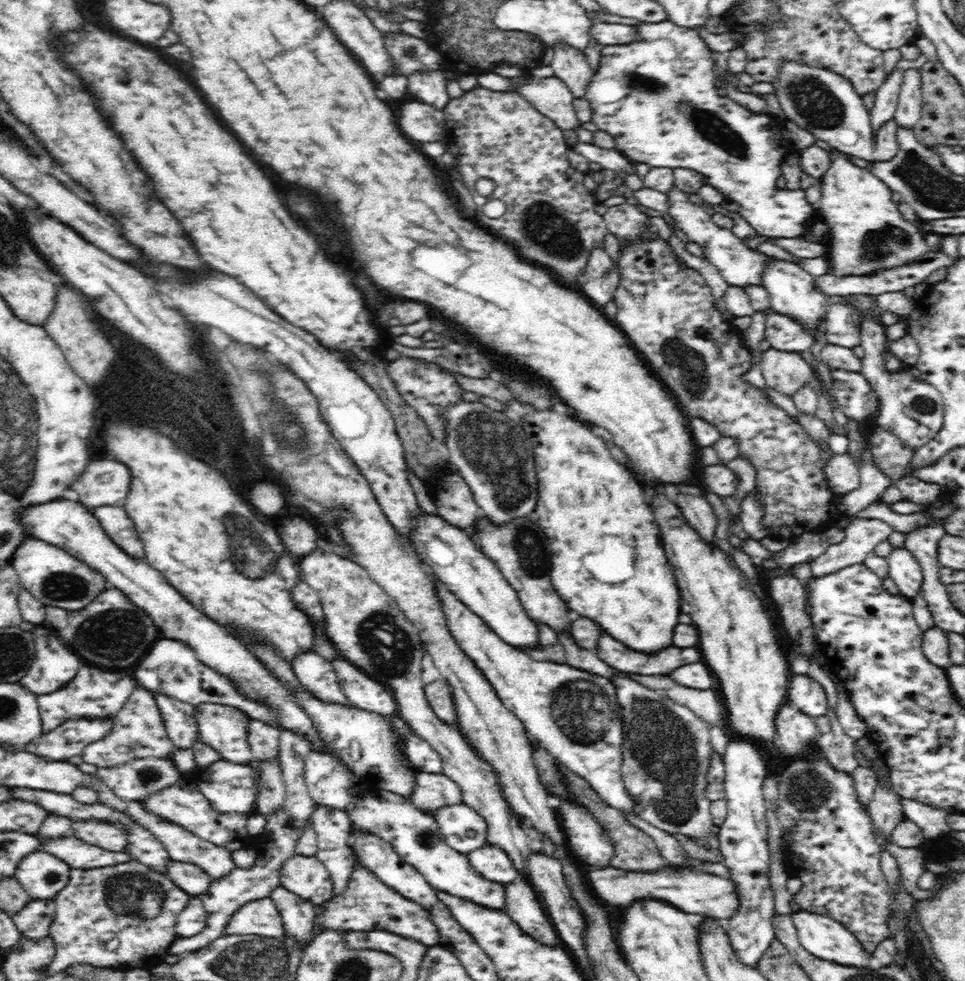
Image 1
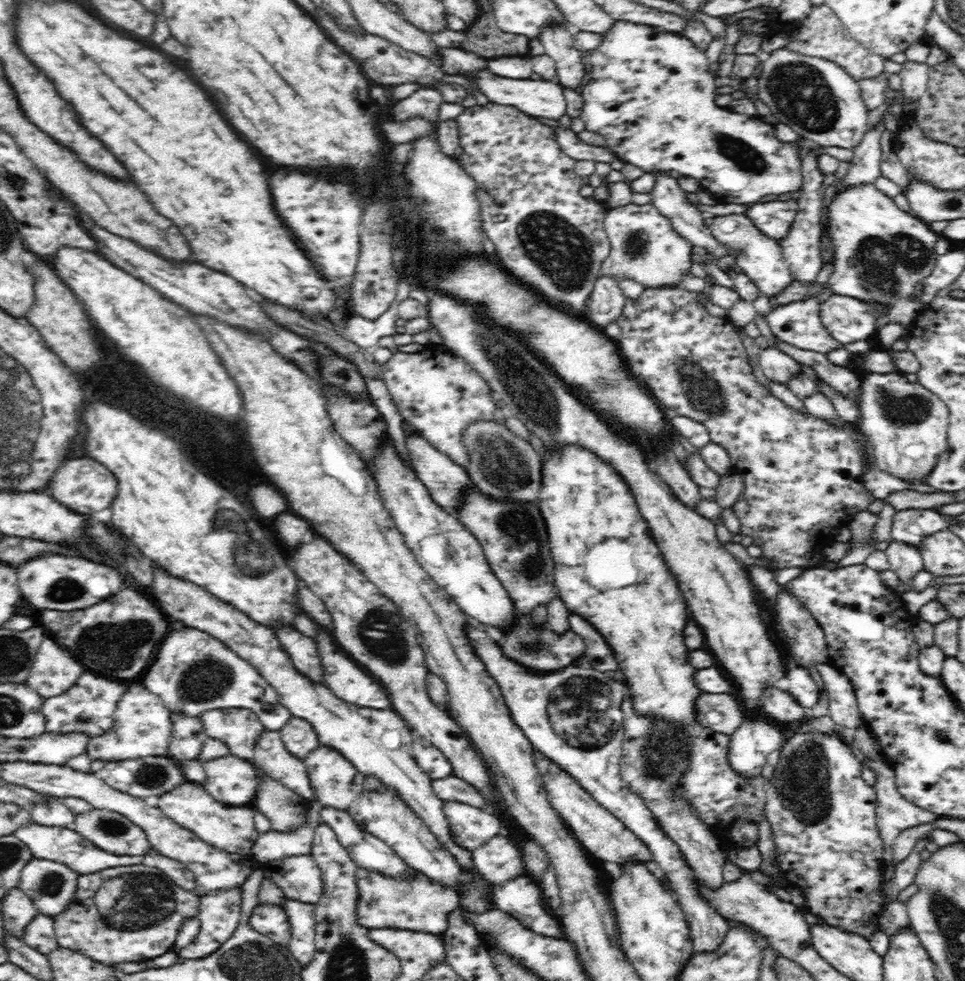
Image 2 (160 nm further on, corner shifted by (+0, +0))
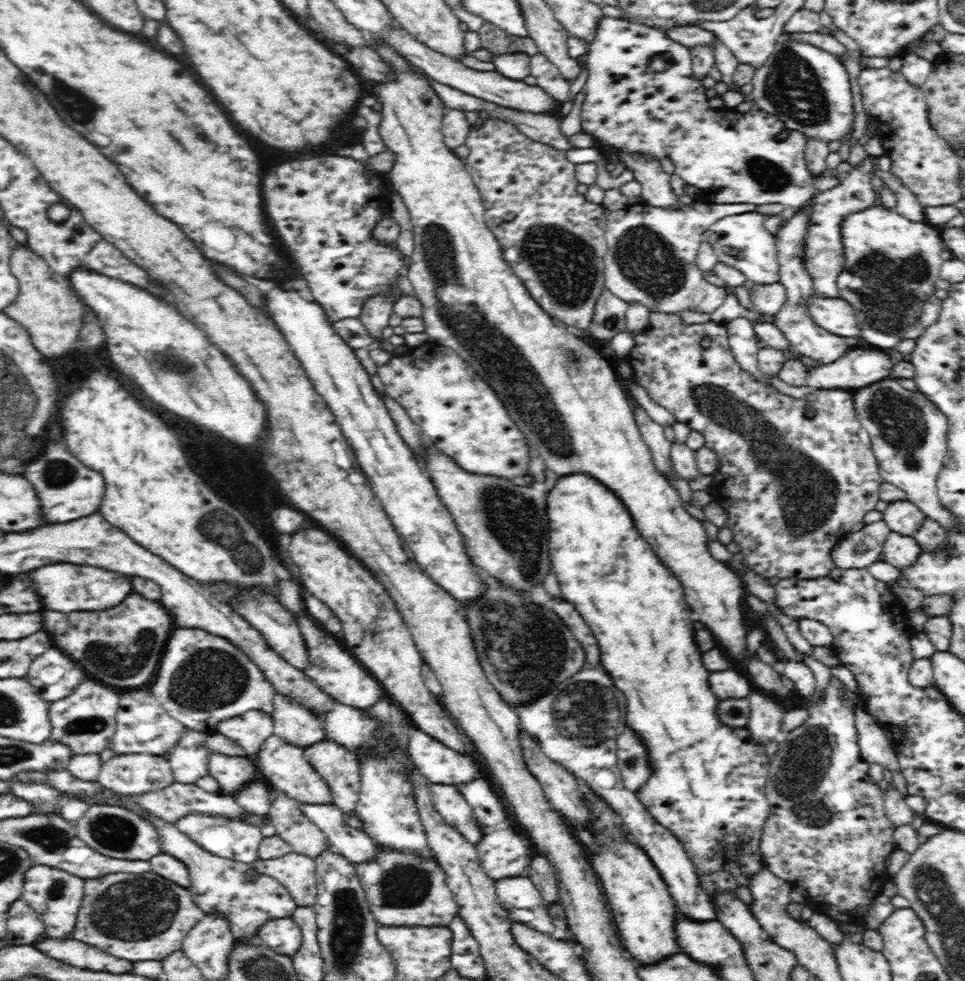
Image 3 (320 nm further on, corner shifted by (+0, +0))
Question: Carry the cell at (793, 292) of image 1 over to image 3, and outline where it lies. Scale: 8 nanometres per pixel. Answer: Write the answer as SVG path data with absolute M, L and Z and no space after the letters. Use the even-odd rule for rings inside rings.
M757 211L748 212L748 214L725 216L710 226L711 235L706 240L714 248L714 253L720 262L737 268L746 275L747 280L750 280L750 282L755 282L756 284L774 284L780 280L776 237L774 233L766 230L763 222L764 215Z

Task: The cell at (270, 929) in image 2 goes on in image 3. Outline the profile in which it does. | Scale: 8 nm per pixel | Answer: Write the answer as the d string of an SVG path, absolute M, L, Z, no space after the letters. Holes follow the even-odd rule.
M290 916L266 922L258 932L260 943L272 948L278 955L294 957L302 945L302 932Z

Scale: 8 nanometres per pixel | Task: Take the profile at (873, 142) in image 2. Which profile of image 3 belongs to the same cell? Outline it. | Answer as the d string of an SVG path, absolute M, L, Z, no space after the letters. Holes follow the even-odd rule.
M872 154L863 160L863 163L853 170L842 180L840 184L830 190L820 192L807 206L809 219L807 233L804 237L804 268L813 282L813 291L816 297L836 298L840 297L836 280L838 274L845 266L845 253L842 243L842 220L854 212L862 212L874 204L874 189L872 177L875 175L872 168Z

